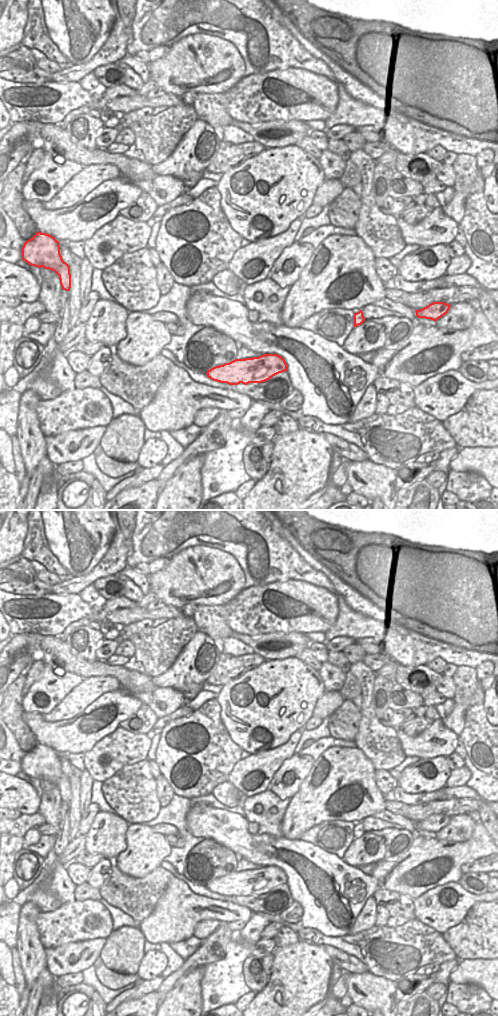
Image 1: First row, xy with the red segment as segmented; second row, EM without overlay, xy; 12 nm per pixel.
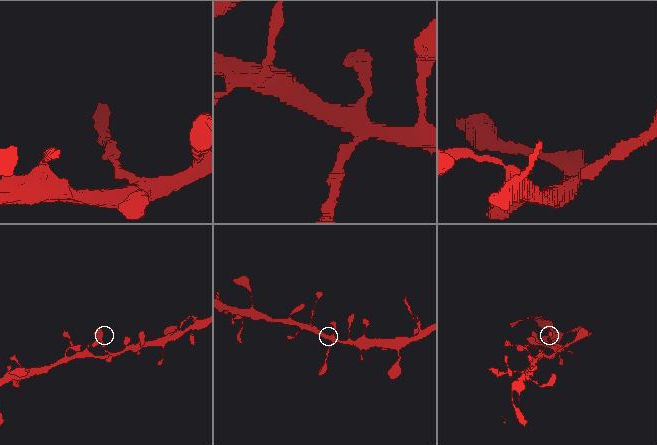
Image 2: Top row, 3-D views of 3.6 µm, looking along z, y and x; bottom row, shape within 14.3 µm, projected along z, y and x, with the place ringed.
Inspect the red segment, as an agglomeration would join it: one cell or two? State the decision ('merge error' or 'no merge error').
no merge error

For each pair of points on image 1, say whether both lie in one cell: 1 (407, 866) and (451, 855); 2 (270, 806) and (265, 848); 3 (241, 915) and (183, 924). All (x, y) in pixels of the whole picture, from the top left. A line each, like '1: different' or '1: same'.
1: same
2: different
3: same

